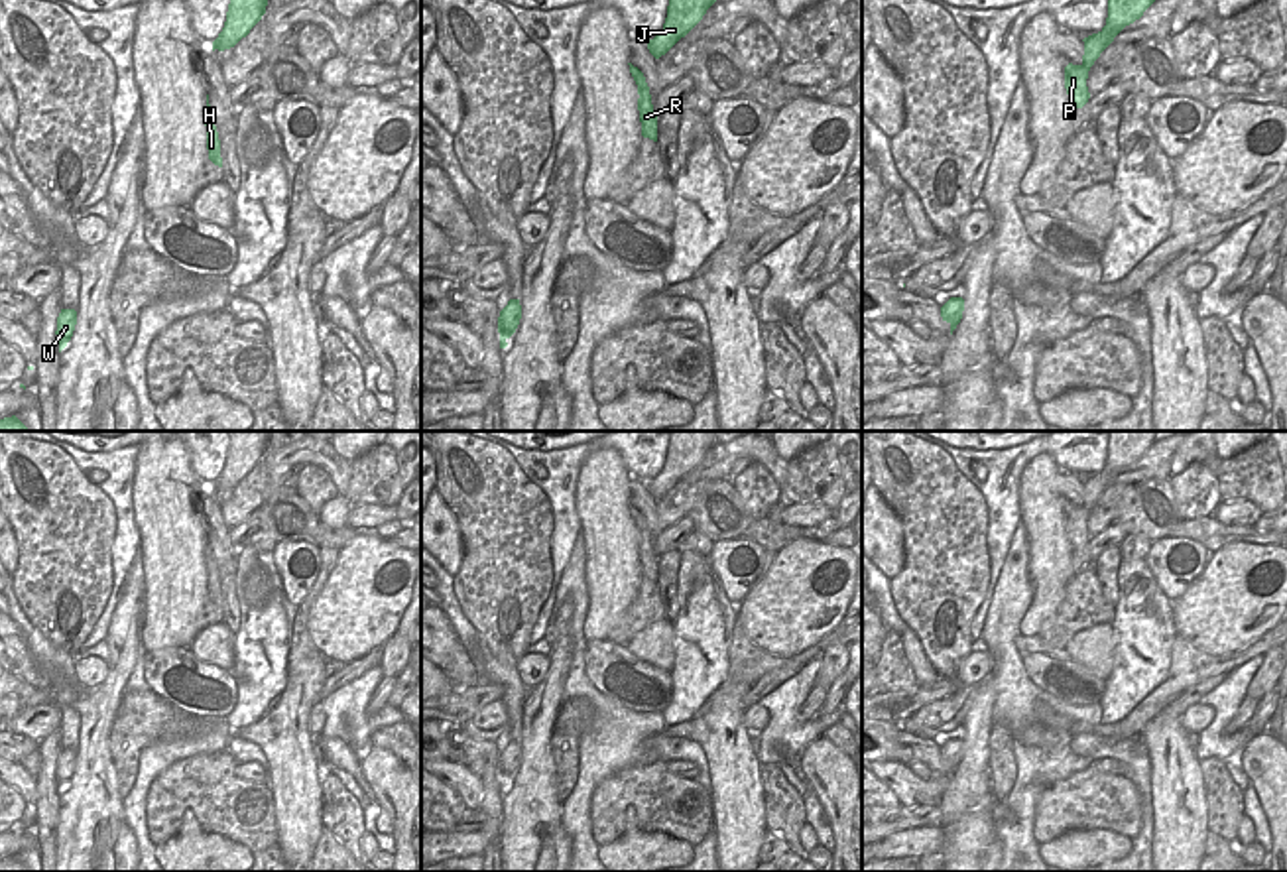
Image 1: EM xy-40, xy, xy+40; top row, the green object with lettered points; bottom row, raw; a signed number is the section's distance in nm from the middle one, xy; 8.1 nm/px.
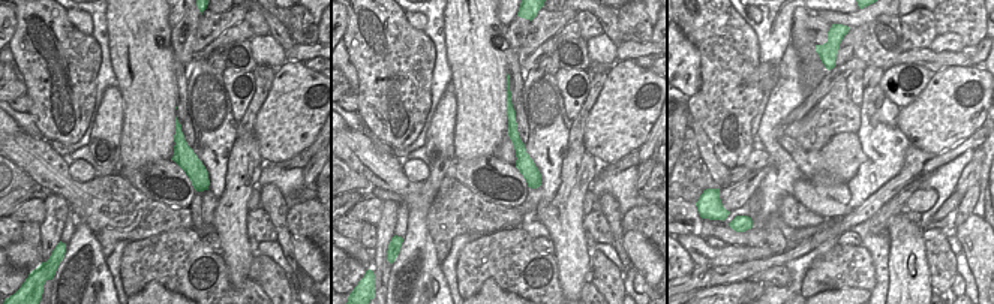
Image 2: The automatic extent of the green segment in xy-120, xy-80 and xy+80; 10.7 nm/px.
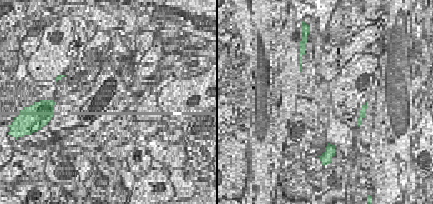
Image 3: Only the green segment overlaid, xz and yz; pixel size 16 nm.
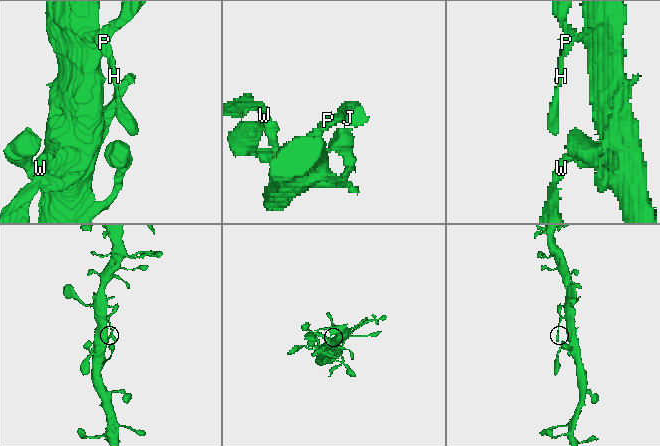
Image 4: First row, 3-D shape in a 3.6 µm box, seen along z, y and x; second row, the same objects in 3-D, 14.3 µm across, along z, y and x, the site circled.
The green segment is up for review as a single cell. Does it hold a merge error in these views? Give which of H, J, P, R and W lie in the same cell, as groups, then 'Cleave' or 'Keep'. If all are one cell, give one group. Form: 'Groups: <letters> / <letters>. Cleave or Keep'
Groups: H J P R W. Keep

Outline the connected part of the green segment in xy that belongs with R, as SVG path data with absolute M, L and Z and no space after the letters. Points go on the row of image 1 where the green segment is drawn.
M630 65L630 73L638 85L638 110L640 110L640 122L642 122L642 136L649 138L653 142L657 142L657 114L653 112L653 104L651 104L651 94L649 94L649 87L645 83L644 73Z

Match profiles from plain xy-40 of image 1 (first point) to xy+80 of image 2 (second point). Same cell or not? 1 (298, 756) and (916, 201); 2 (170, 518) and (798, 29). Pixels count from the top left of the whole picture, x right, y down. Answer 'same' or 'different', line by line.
1: different
2: same

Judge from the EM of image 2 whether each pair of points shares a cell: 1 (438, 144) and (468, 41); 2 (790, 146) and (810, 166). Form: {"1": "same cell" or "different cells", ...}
{"1": "different cells", "2": "same cell"}

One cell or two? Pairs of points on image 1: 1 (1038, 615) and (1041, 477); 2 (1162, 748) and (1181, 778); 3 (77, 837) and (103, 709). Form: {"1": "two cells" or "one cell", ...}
{"1": "one cell", "2": "one cell", "3": "one cell"}

